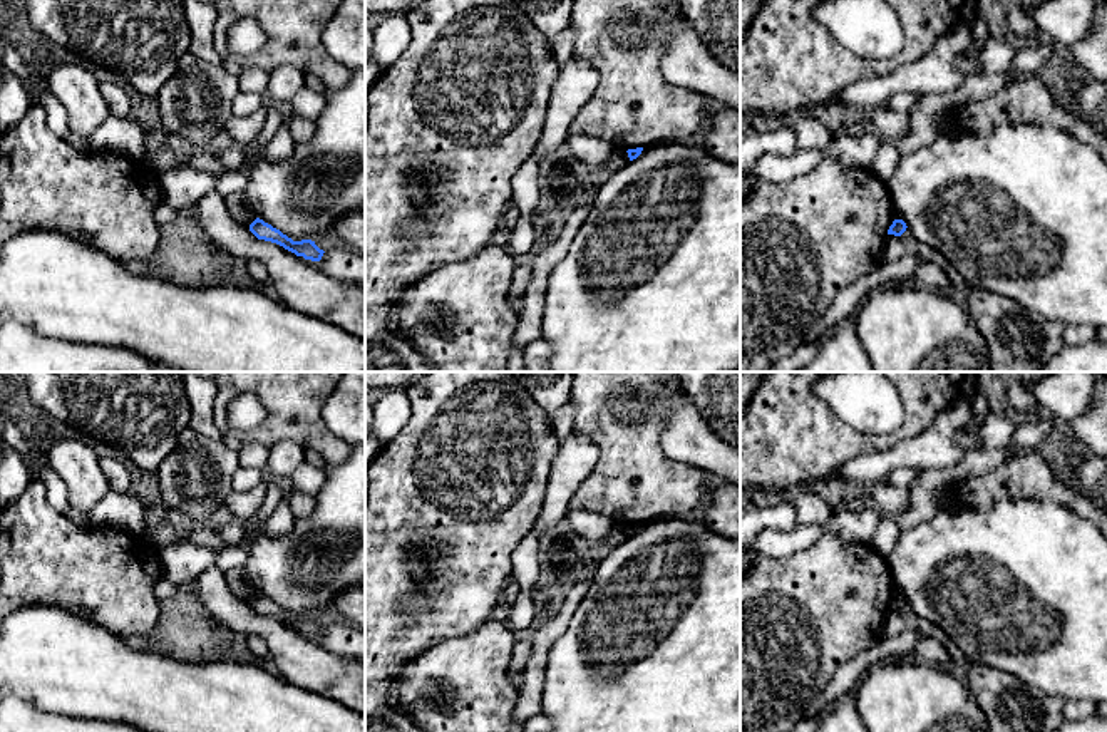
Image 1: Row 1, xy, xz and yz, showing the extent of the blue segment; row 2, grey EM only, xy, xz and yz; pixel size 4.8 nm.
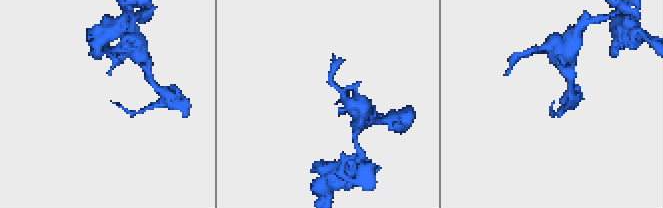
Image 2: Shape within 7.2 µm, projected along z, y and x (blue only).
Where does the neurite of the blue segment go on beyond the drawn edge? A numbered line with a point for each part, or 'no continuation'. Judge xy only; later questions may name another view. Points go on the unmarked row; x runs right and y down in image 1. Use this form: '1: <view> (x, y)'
no continuation

